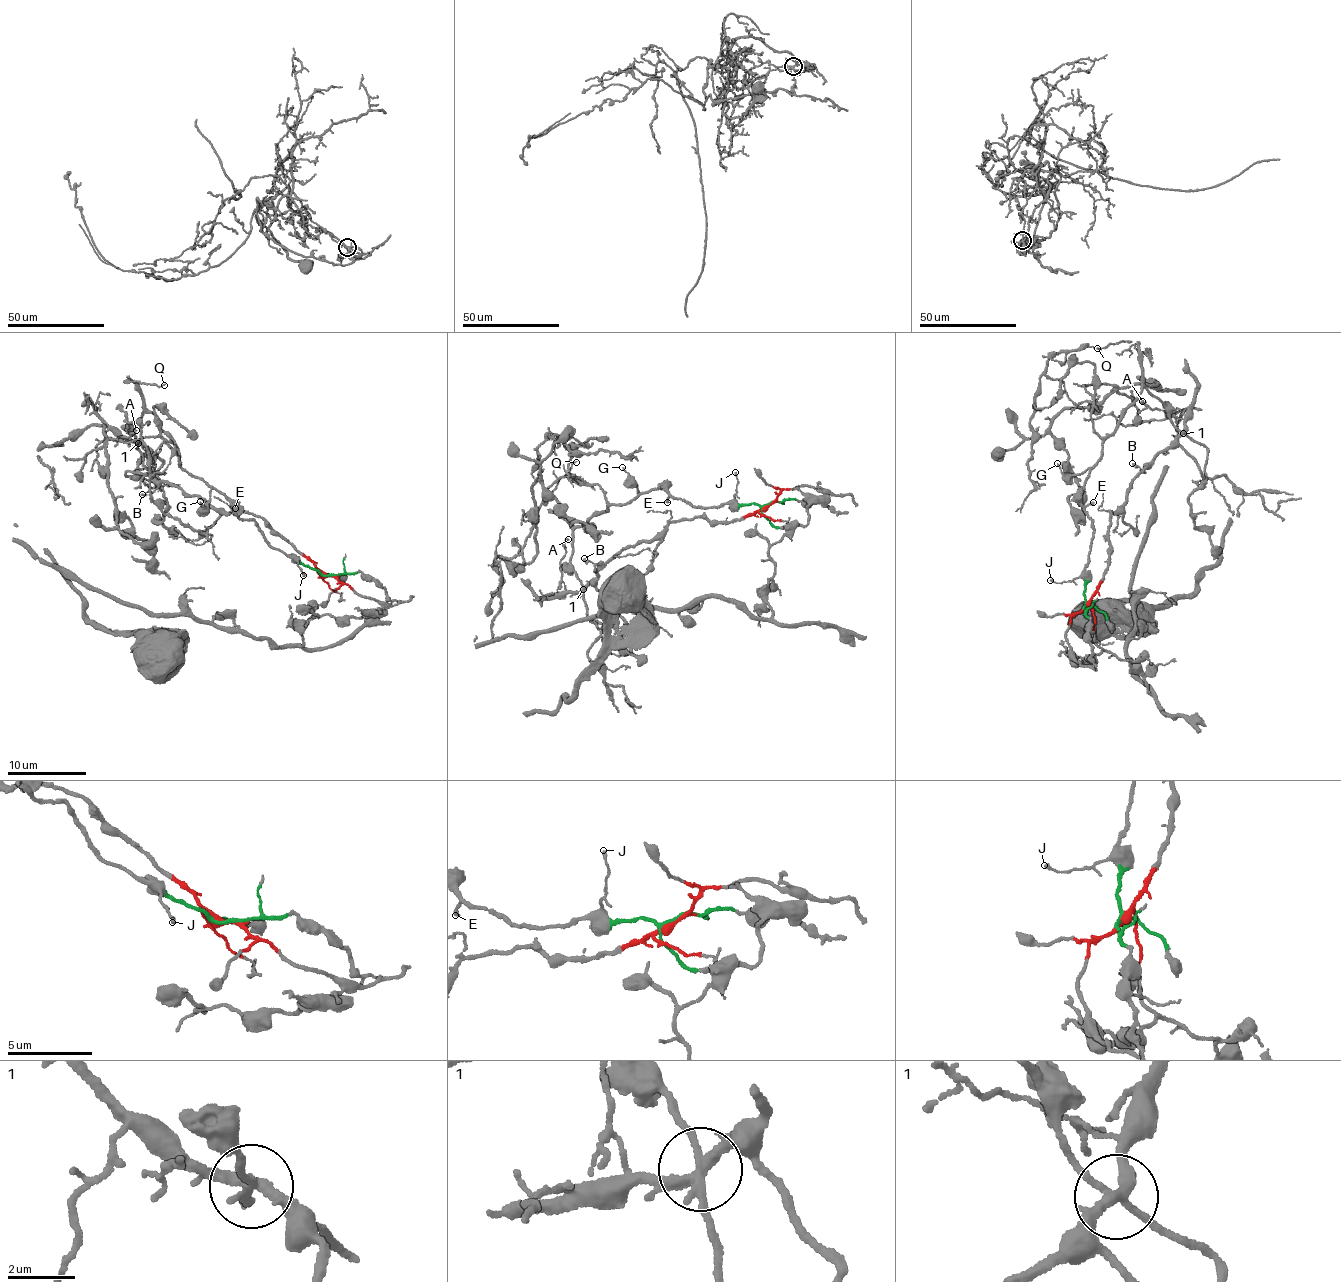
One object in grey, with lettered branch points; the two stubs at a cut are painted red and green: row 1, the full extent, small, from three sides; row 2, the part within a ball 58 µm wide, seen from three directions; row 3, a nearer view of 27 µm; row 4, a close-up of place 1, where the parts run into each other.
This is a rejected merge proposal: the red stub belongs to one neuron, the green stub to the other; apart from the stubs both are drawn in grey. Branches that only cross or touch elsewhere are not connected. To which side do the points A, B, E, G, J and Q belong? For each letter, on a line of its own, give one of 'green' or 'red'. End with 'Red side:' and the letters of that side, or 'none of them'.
A: red
B: red
E: green
G: green
J: green
Q: green
Red side: A, B

